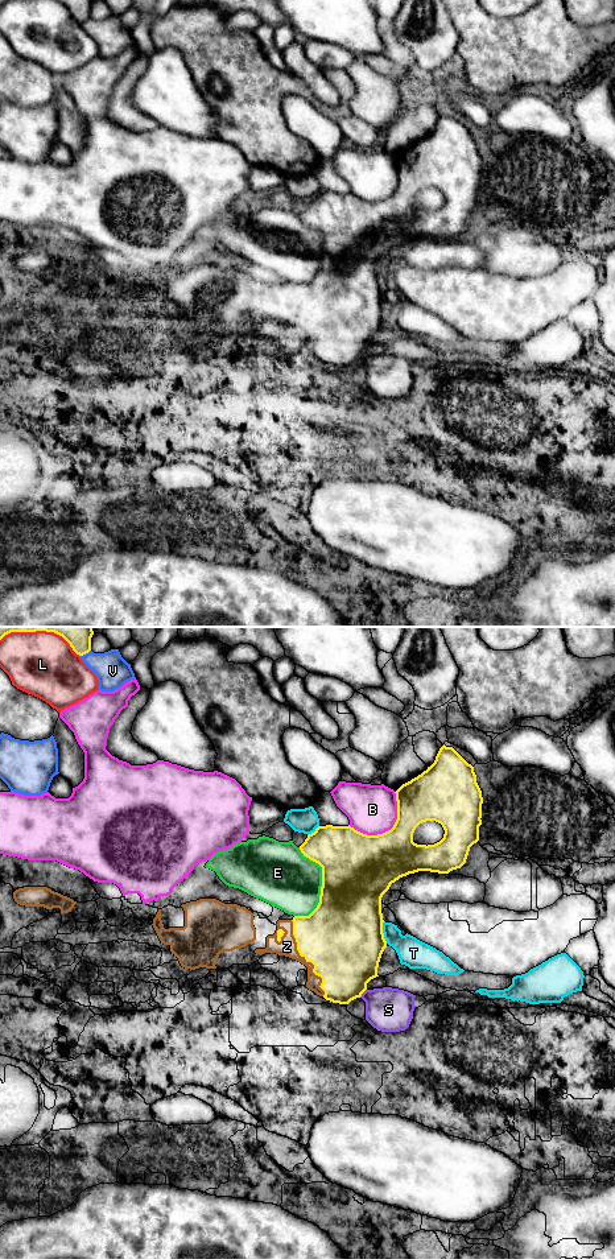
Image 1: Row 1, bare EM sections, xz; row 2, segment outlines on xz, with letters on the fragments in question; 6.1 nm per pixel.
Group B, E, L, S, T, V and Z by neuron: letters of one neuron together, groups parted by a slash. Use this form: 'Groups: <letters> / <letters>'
Groups: B / E S / L / T / V / Z

